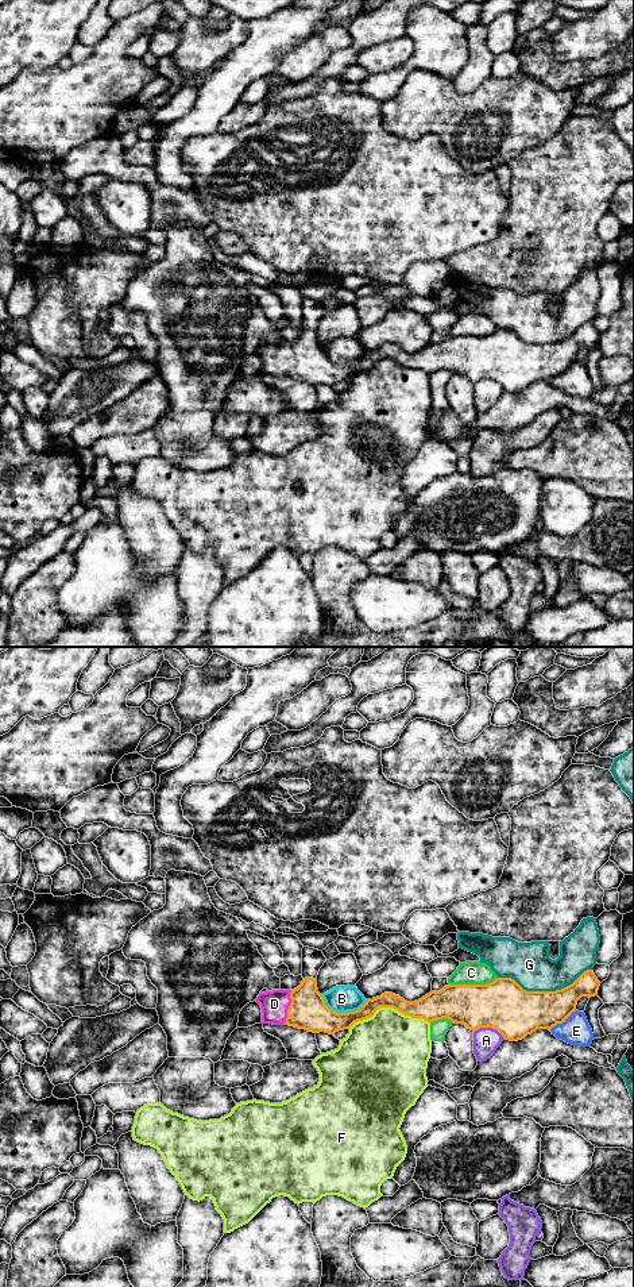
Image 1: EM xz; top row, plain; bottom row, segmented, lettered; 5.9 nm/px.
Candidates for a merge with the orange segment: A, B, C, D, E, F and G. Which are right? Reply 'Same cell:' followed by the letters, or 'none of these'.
Same cell: D

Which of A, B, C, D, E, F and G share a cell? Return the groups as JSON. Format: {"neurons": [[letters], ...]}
{"neurons": [["A"], ["B"], ["C"], ["D"], ["E"], ["F"], ["G"]]}

